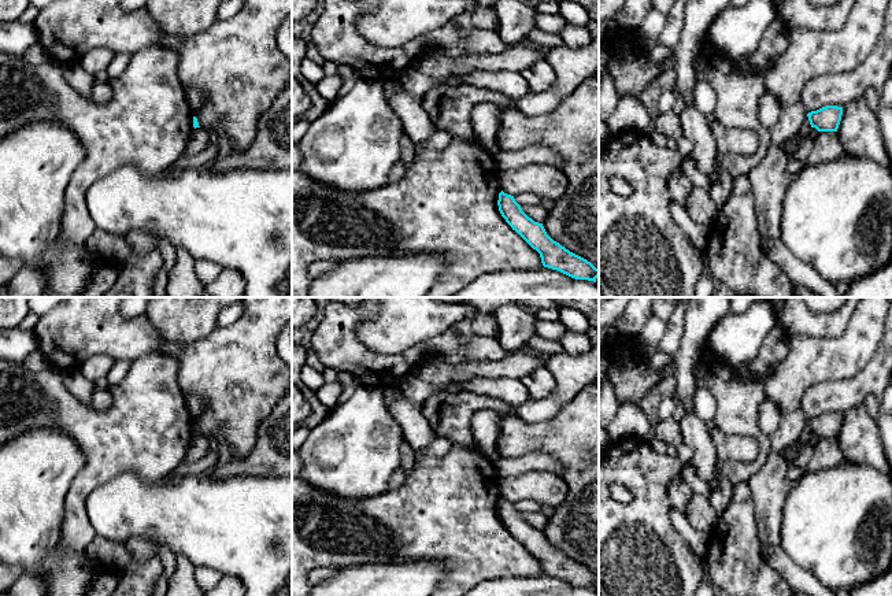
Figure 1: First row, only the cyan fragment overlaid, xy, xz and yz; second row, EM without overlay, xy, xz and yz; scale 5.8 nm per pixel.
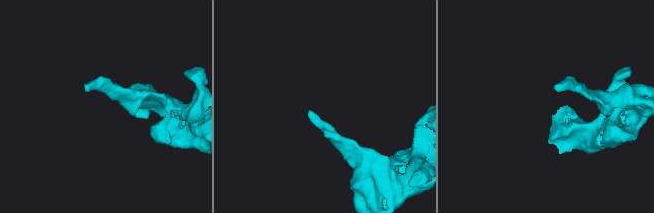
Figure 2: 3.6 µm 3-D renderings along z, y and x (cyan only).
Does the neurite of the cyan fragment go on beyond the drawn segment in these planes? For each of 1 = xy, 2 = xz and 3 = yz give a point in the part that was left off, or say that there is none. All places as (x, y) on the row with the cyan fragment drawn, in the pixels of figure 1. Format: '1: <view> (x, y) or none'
1: none
2: none
3: none

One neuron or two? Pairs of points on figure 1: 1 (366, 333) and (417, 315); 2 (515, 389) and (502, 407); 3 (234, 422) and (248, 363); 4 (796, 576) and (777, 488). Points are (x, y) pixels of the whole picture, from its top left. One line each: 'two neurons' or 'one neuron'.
1: one neuron
2: two neurons
3: one neuron
4: two neurons

